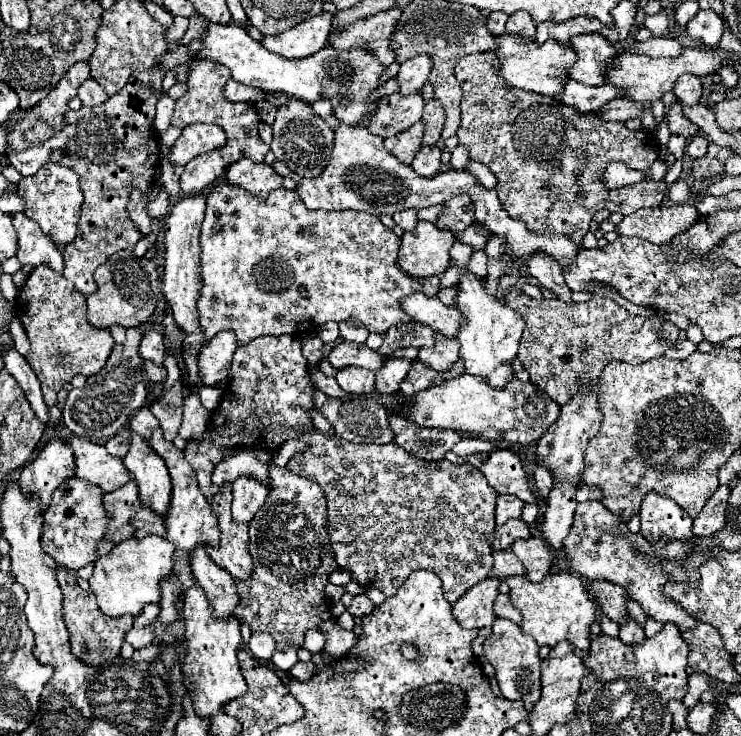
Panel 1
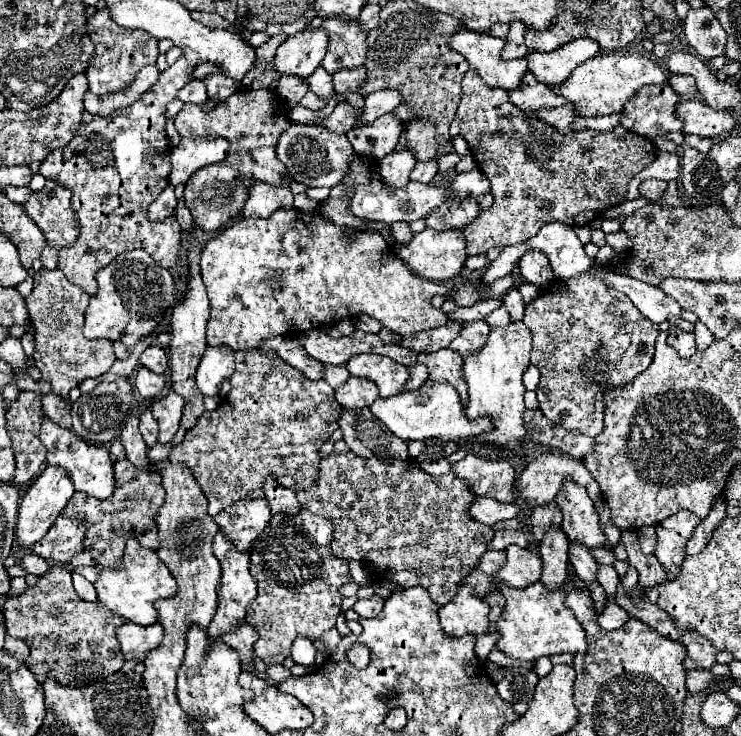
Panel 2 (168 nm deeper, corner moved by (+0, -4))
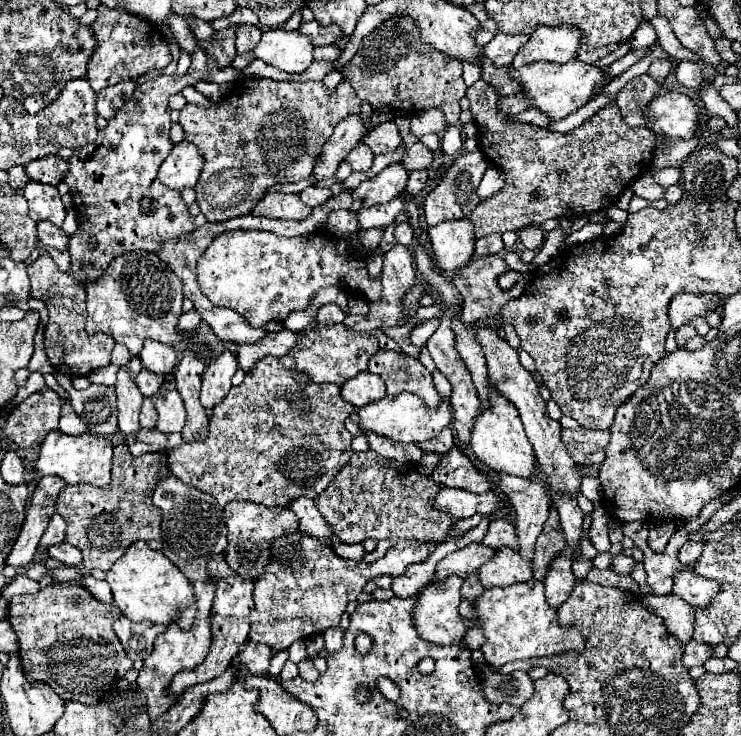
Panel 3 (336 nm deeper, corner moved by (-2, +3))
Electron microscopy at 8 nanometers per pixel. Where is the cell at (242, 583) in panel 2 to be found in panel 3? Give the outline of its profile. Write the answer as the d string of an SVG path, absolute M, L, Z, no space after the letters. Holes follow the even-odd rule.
M215 555L207 567L207 573L209 577L215 579L215 599L213 599L213 607L211 607L211 635L213 635L213 641L211 641L211 649L205 657L203 663L199 663L195 669L191 671L179 671L167 693L173 695L173 697L181 697L185 693L185 689L197 685L197 683L205 683L205 681L211 681L215 677L219 677L233 661L233 657L239 653L241 645L247 641L247 633L249 633L249 627L251 627L251 611L253 611L253 583L251 581L245 581L243 577L235 575L233 569L227 567L223 555Z

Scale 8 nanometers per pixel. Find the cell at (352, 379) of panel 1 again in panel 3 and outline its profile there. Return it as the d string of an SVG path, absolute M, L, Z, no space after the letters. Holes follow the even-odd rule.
M363 371L357 377L353 377L341 385L341 397L347 403L351 403L355 409L365 407L373 401L379 401L385 395L387 393L385 393L383 379L379 379L379 375L369 373L369 371Z

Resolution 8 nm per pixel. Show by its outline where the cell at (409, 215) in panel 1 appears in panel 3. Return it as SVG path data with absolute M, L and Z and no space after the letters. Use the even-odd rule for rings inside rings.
M409 223L395 225L395 239L401 245L411 245L411 241L413 241L413 229L409 227Z

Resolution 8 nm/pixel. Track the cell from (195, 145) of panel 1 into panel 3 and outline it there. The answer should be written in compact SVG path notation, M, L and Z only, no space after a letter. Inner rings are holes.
M181 141L159 167L159 181L175 191L183 191L185 187L193 189L199 181L201 167L203 157L199 155L197 147L189 141Z

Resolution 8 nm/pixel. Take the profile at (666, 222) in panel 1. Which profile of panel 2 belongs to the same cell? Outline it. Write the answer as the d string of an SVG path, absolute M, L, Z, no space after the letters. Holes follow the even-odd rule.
M619 230L619 232L613 232L613 234L607 234L605 236L607 244L615 250L615 252L621 252L621 250L629 250L633 246L631 242L631 236L625 232L625 230Z

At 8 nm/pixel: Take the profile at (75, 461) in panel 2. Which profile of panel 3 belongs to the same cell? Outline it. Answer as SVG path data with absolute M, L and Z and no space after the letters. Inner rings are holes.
M51 431L41 443L39 461L35 469L39 471L39 475L57 475L65 483L89 483L95 487L105 487L111 481L111 453L113 445L105 437L93 433L71 437L61 431Z

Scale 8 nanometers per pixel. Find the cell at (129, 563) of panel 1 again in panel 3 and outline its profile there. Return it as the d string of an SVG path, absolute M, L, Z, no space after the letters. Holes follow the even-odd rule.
M137 541L133 543L125 555L115 561L115 565L107 571L105 581L113 589L113 597L117 607L123 615L127 615L133 621L151 621L161 625L171 625L171 621L177 621L183 631L191 627L197 607L193 599L193 587L187 581L187 577L161 553L149 549L147 543Z

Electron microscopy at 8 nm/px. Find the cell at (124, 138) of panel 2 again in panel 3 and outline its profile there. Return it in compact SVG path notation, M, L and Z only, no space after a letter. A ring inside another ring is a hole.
M197 47L191 57L193 61L187 75L159 75L141 83L135 89L135 97L131 97L125 107L109 119L109 125L99 131L95 143L81 147L69 159L69 173L63 181L71 187L79 217L79 231L69 243L71 263L75 267L71 271L73 279L85 281L87 277L99 277L115 255L135 249L159 251L161 243L183 237L195 229L193 215L181 199L181 193L161 185L157 179L161 163L173 149L169 141L171 109L167 99L201 79L219 85L235 83L241 77L241 71L233 67L221 71L201 47Z

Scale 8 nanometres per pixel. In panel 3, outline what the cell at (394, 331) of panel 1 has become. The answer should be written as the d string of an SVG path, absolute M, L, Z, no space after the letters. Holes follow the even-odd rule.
M487 255L487 257L475 257L469 261L469 265L465 265L463 269L459 269L455 275L453 275L453 283L455 287L459 289L459 293L463 295L463 311L461 311L461 319L463 323L475 323L479 319L485 319L485 317L493 317L501 311L501 307L511 301L511 299L517 299L523 291L525 291L525 285L527 285L527 277L521 277L511 289L503 291L497 283L499 275L511 271L507 267L507 263L503 263L503 257L501 255Z

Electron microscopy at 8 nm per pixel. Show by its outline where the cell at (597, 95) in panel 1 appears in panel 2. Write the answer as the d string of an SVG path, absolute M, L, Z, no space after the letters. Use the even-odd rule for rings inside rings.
M525 74L523 78L523 90L517 92L509 92L511 100L515 106L519 106L521 110L531 112L539 110L539 108L559 108L567 102L567 98L561 98L559 94L555 96L553 90L541 82L537 82L537 78L533 78L533 74Z

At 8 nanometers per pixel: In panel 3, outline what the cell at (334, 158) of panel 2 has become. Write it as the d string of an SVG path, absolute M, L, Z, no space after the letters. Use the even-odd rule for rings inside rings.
M359 143L349 155L347 155L347 161L351 163L351 167L353 167L353 171L363 171L363 173L367 173L369 169L371 169L371 165L373 165L373 151L367 147L367 145L363 145L363 143Z

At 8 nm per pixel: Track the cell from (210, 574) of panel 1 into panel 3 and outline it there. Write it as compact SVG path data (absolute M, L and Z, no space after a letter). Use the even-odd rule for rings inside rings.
M247 641L247 643L241 647L241 651L239 651L241 665L243 665L245 669L253 671L255 675L267 675L271 657L273 657L273 653L271 653L269 645L253 643L253 641Z

